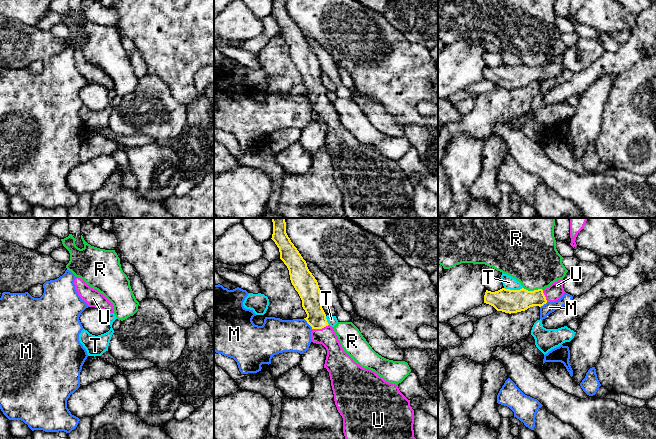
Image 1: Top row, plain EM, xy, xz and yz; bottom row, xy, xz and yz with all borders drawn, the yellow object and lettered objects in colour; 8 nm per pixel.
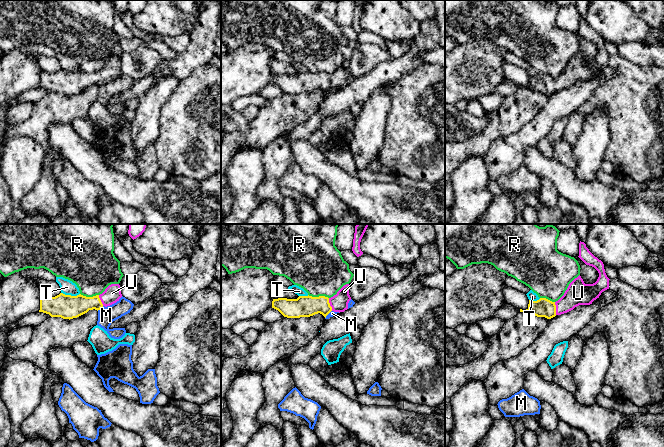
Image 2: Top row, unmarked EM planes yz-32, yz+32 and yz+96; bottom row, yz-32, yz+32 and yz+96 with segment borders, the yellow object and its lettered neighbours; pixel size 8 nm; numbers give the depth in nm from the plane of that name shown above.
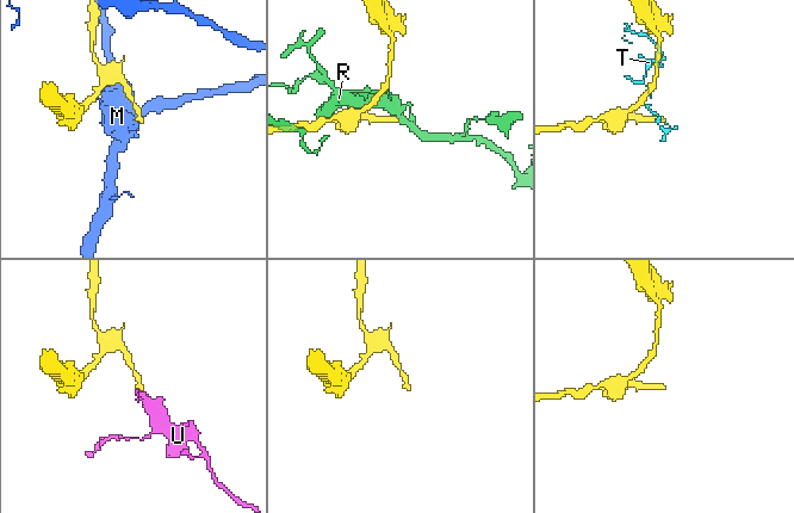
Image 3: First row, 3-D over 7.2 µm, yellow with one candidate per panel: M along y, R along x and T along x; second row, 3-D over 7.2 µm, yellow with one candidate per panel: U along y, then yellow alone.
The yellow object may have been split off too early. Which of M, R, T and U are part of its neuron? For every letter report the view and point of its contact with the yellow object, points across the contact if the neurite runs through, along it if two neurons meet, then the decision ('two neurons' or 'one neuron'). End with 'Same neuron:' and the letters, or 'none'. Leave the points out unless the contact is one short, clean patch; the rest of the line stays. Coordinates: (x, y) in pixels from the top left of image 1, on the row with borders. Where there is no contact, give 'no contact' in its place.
M: contact xz (307, 322); border xz (304, 318), (312, 328); two neurons
R: contact yz (534, 290); two neurons
T: contact yz (513, 290); border yz (504, 287), (510, 289), (522, 288); two neurons
U: contact xz (320, 328); way xz (311, 299), (320, 328), (326, 336); one neuron
Same neuron: U

